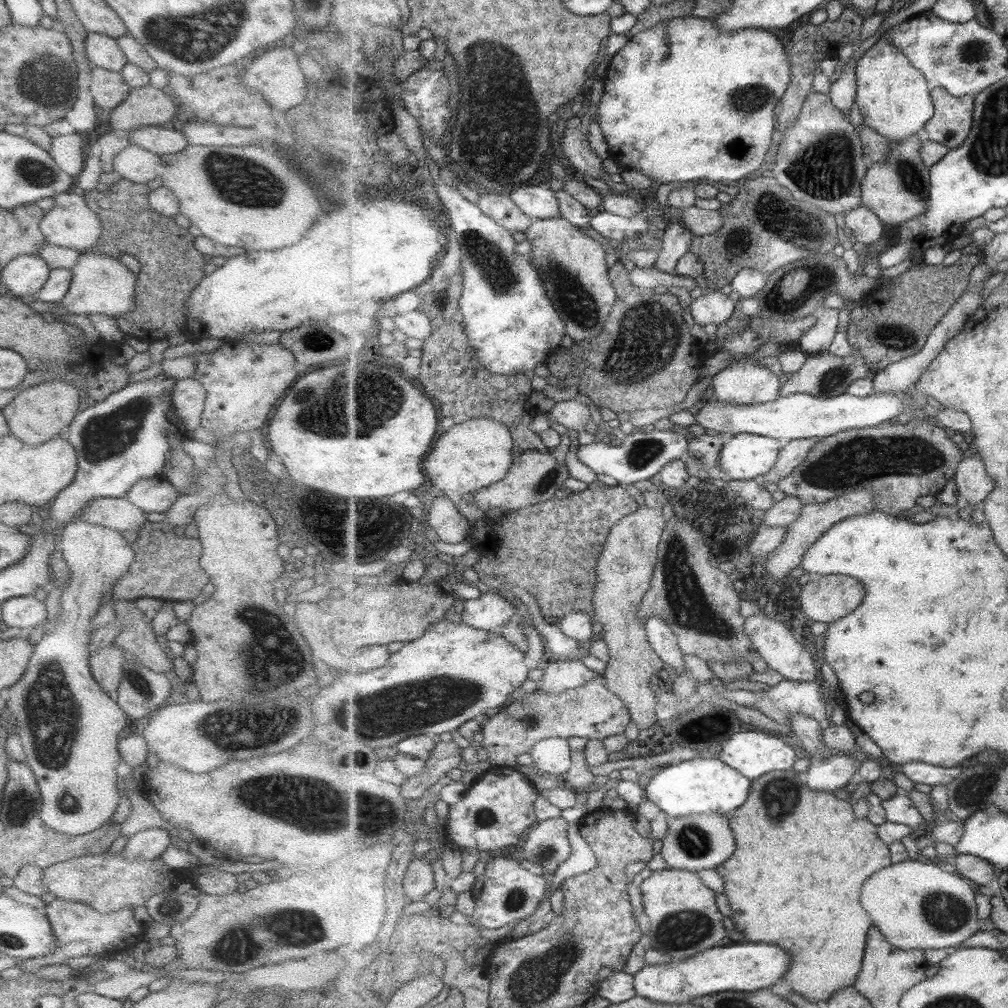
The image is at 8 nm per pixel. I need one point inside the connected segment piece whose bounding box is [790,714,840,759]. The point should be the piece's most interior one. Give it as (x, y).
(811, 732)

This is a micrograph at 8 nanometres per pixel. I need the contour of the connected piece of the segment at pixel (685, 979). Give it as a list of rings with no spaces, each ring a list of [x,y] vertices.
[[[738,944],[702,952],[684,961],[670,964],[646,965],[636,974],[639,996],[664,1002],[664,1004],[686,1004],[692,998],[724,992],[724,990],[757,991],[768,989],[778,980],[786,978],[792,970],[792,956],[772,944]]]

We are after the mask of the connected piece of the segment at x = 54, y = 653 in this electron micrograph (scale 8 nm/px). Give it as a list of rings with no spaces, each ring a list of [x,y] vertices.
[[[74,520],[64,526],[59,539],[58,549],[63,552],[64,561],[70,569],[70,579],[65,583],[60,598],[62,608],[55,620],[57,628],[50,634],[44,634],[35,645],[24,676],[9,688],[10,696],[6,700],[5,711],[6,718],[13,721],[21,736],[26,762],[38,781],[43,800],[40,811],[42,822],[56,835],[63,833],[77,836],[95,832],[112,820],[113,814],[119,810],[122,786],[116,768],[122,758],[118,734],[126,726],[128,716],[94,679],[88,646],[93,633],[92,620],[100,611],[102,599],[107,592],[113,591],[119,579],[132,565],[135,551],[117,530],[84,520]]]

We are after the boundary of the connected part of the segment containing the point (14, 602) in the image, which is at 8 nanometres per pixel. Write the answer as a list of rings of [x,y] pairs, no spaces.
[[[33,595],[16,596],[4,601],[2,604],[3,622],[11,628],[21,629],[27,633],[42,625],[46,621],[47,610],[44,601],[37,600]]]

